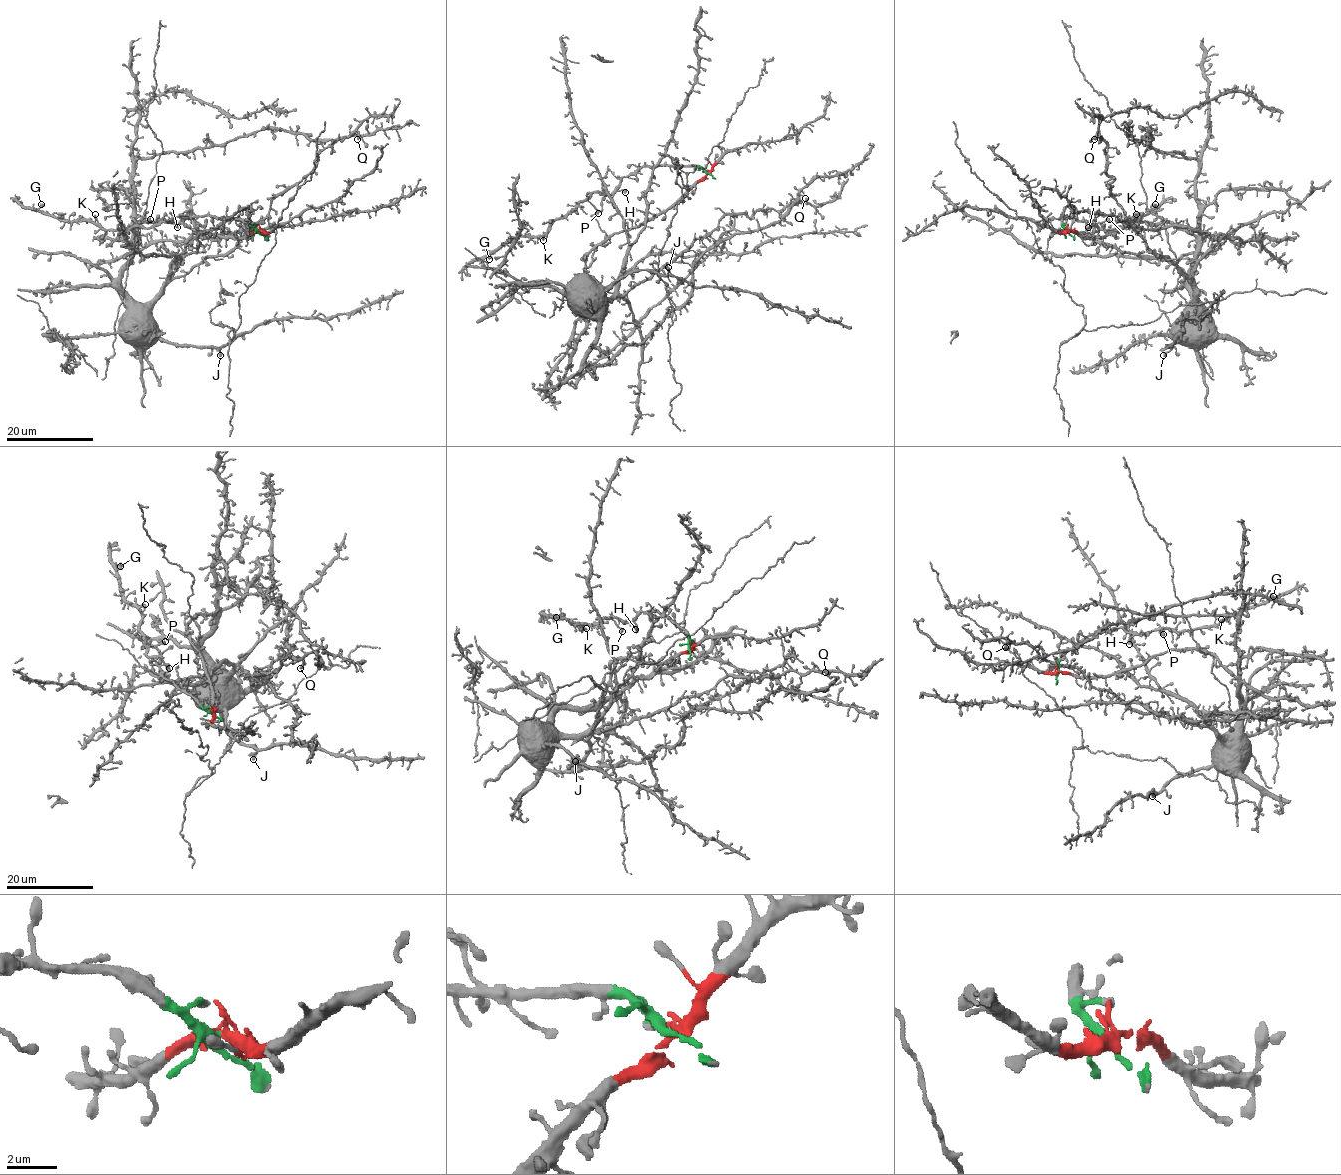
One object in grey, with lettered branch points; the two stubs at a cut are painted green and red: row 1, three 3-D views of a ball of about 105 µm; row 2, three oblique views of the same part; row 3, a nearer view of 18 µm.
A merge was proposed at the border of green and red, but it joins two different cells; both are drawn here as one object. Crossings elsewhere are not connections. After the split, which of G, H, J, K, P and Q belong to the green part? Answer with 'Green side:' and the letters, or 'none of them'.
Green side: G, H, K, P

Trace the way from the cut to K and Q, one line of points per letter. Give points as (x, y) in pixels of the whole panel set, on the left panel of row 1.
K: (258, 230), (240, 220), (208, 215), (175, 216), (144, 227), (111, 229), (95, 222), (95, 214)
Q: (259, 230), (219, 237), (137, 222), (121, 287), (148, 303), (226, 255), (317, 155), (357, 139)

